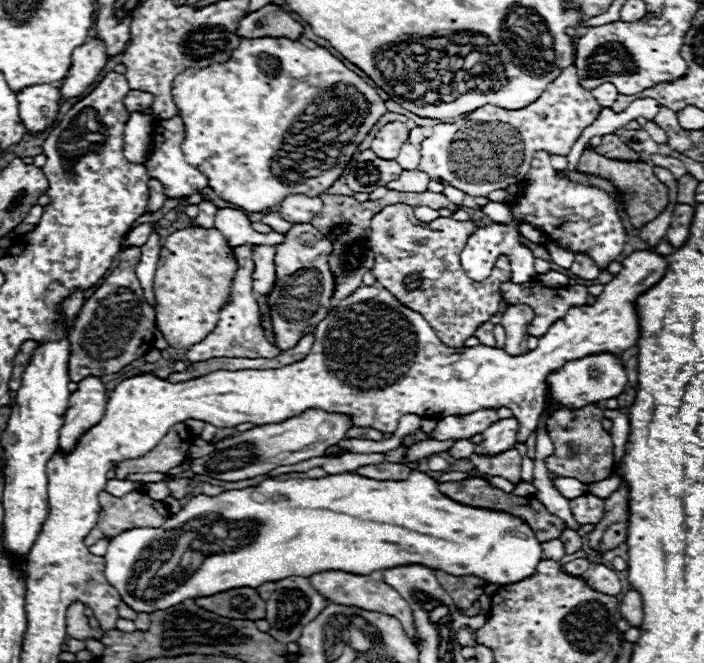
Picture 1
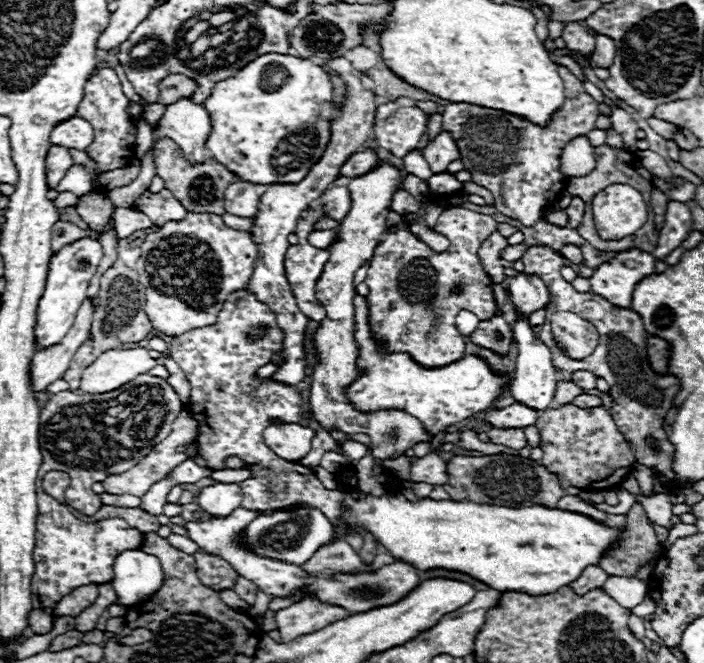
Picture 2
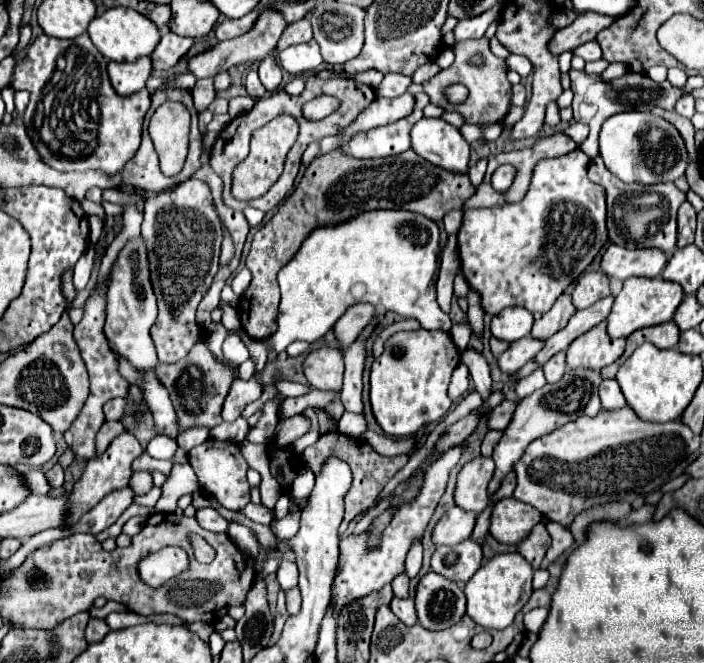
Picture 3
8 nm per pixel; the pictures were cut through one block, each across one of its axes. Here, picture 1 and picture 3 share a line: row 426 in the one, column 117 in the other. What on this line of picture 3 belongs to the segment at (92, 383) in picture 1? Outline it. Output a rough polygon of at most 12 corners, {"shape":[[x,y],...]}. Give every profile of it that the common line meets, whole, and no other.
{"shape":[[150,56],[110,62],[110,82],[124,96],[144,88]]}

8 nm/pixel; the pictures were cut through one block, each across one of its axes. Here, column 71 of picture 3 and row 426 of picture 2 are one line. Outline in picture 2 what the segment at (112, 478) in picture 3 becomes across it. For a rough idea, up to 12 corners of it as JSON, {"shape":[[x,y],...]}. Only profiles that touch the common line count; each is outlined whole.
{"shape":[[520,402],[492,408],[482,418],[490,426],[532,426],[540,412]]}

